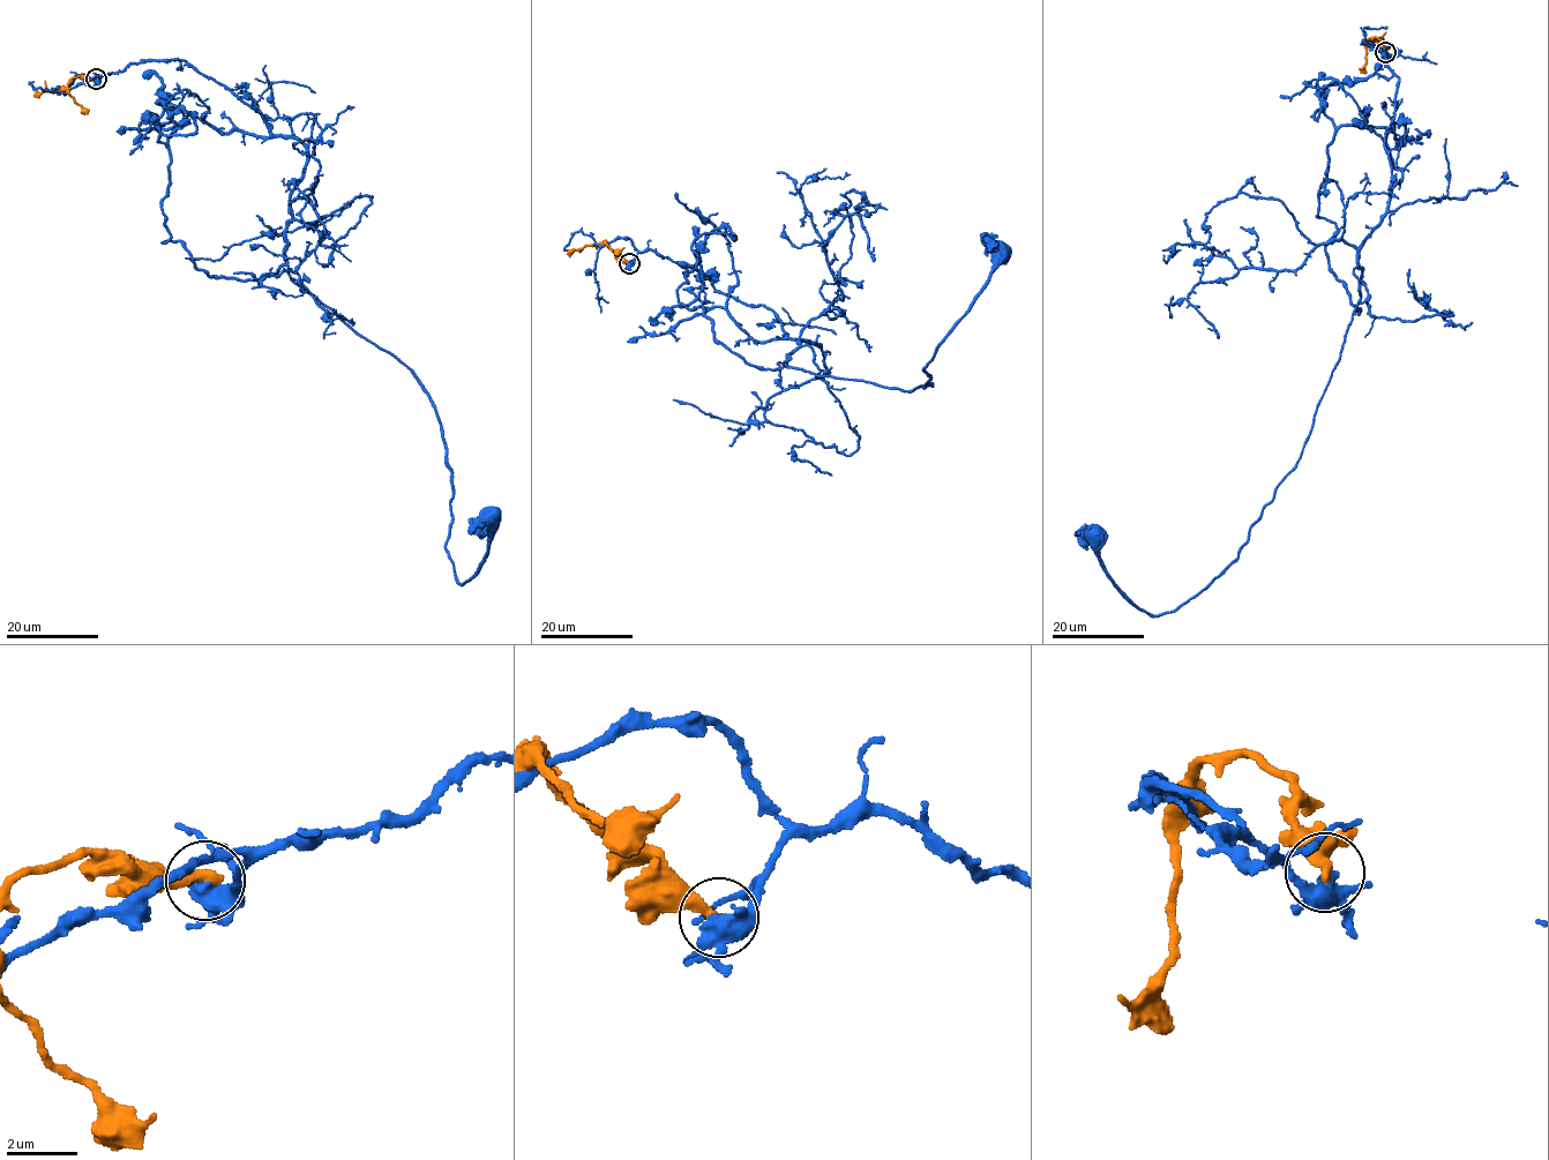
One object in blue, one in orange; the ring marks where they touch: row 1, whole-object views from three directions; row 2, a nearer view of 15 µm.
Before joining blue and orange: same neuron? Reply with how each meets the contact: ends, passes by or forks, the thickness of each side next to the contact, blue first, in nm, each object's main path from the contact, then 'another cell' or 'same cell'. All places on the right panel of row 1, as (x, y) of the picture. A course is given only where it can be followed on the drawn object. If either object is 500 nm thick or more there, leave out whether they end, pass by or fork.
blue forks | orange ends | 380/360 nm | blue via (1385, 52), (1371, 47), (1398, 79), (1387, 210), (1296, 465), (1239, 556), (1174, 611), (1136, 607), (1093, 533) | orange via (1385, 52), (1381, 40), (1369, 38), (1371, 43), (1372, 39), (1384, 40) | another cell

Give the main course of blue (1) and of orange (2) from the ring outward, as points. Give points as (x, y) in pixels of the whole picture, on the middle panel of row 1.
1: (629, 263), (656, 251), (773, 312), (818, 346), (786, 367), (908, 391), (1001, 249)
2: (629, 263), (622, 261), (605, 241), (585, 245), (567, 254)

